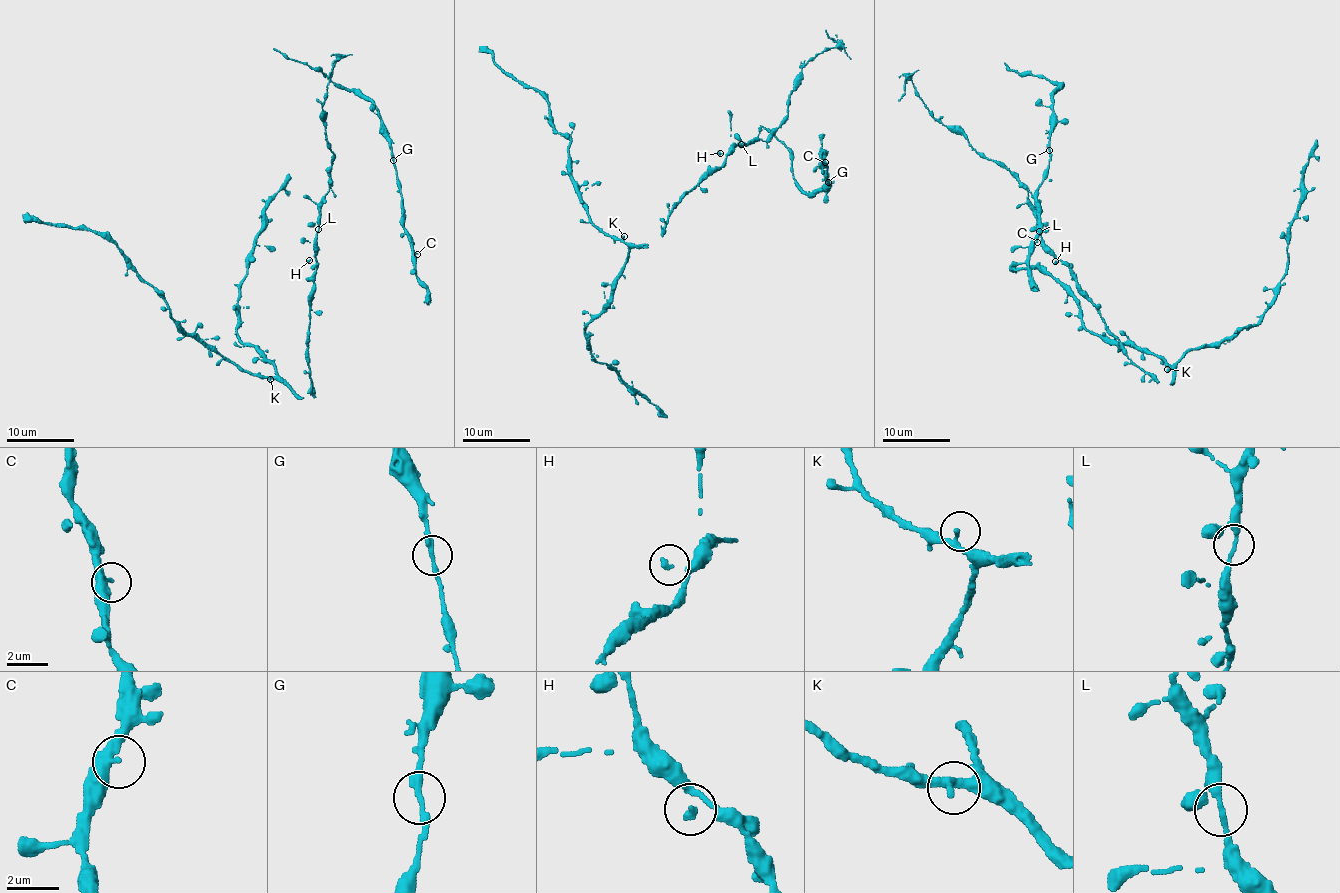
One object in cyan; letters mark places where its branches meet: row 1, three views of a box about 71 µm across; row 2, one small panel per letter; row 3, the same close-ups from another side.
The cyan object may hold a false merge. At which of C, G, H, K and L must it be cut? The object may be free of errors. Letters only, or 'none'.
none

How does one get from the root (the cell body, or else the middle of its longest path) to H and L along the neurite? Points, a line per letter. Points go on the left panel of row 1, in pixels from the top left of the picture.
H: (308, 344), (309, 302), (315, 290), (313, 276), (317, 269), (315, 257), (309, 260)
L: (308, 344), (309, 302), (315, 290), (313, 276), (317, 269), (314, 245), (319, 229)

